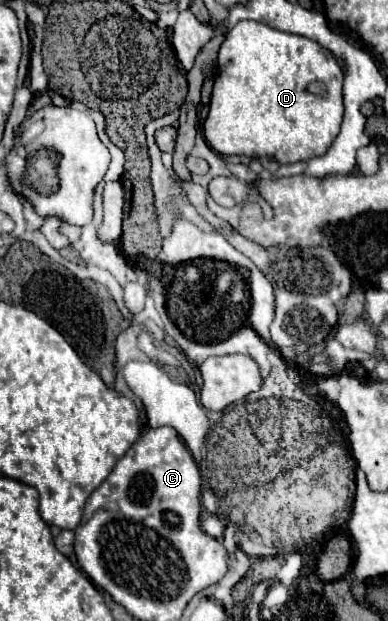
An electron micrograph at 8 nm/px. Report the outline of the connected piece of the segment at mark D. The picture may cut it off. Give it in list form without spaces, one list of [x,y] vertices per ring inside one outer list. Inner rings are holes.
[[[240,21],[228,35],[218,53],[216,83],[210,101],[210,113],[204,123],[208,145],[220,155],[270,155],[278,163],[308,161],[328,151],[342,123],[342,65],[316,41],[272,29],[258,21]]]

